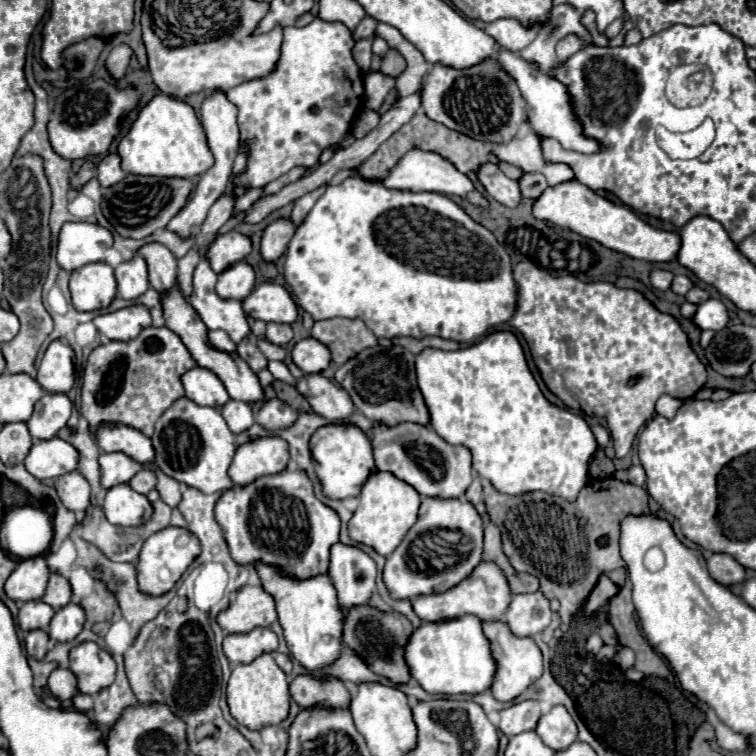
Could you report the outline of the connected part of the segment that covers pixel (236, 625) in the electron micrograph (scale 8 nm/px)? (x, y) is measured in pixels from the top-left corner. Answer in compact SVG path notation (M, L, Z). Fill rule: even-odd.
M242 586L216 620L226 634L244 634L256 626L270 626L276 620L274 600L262 586Z

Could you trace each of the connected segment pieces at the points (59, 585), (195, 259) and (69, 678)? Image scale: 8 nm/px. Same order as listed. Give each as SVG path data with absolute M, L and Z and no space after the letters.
M50 574L46 594L42 598L46 604L50 604L54 610L66 606L72 600L72 588L70 582L62 574Z
M196 246L190 248L186 256L178 258L178 280L180 280L180 290L186 298L192 292L192 272L198 262L200 262L200 250Z
M56 668L48 678L48 690L60 700L70 700L78 692L74 672L68 668Z

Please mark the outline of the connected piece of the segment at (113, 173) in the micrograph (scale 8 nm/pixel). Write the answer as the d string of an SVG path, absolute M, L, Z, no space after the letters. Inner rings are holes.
M108 154L98 164L98 182L102 186L118 184L124 176L126 176L126 172L120 168L120 156L118 154Z

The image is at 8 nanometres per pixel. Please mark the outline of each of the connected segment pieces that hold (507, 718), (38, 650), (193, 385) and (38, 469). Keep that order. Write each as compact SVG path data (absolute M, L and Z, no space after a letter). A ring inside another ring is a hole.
M524 700L500 710L500 724L498 728L506 736L516 736L526 730L534 730L538 718L542 716L540 704L536 700Z
M30 630L26 632L26 652L36 658L36 660L44 660L46 652L50 646L50 638L44 630Z
M202 366L190 368L182 376L182 384L184 384L186 396L200 406L220 408L230 400L220 378L214 372L210 372L208 368L202 368Z
M62 438L38 440L32 444L32 448L24 460L24 466L38 480L56 478L56 476L76 470L78 452L72 444L64 442Z

